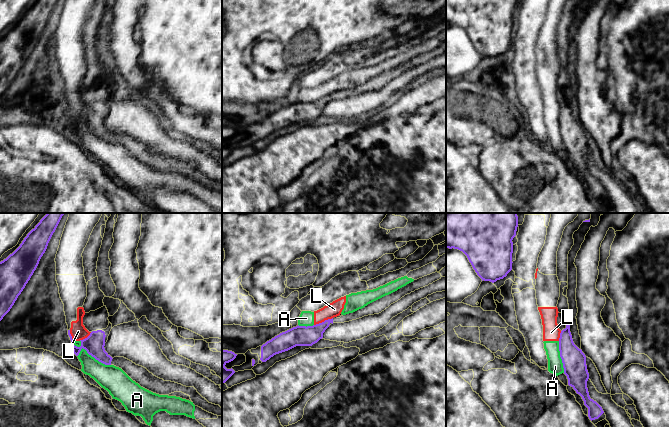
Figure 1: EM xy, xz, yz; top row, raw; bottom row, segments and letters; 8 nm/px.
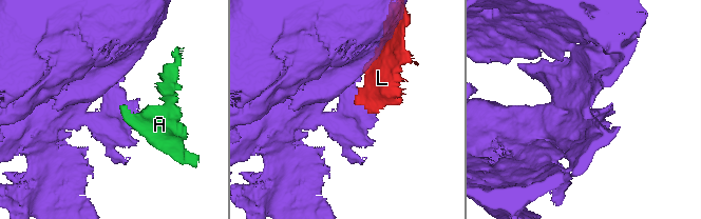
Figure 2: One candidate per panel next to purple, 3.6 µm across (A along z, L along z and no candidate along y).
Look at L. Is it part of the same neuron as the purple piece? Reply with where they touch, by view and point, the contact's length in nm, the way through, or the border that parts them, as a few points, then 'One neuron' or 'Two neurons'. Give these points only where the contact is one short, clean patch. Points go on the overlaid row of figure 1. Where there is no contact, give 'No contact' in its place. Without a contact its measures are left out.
Touches purple at xz (324, 321). Shared border 170 nm. Boundary: xz (332, 317), (314, 325). Two neurons

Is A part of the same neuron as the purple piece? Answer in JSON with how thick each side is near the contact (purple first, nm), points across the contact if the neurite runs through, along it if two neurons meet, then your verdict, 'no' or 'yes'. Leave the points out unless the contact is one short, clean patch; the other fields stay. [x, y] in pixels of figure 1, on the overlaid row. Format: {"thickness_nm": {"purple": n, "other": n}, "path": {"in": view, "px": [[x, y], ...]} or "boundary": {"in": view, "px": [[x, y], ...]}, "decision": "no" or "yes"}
{"thickness_nm": {"purple": 160, "other": 200}, "boundary": {"in": "xy", "px": [[77, 355], [83, 348], [99, 361], [110, 365]]}, "decision": "no"}

